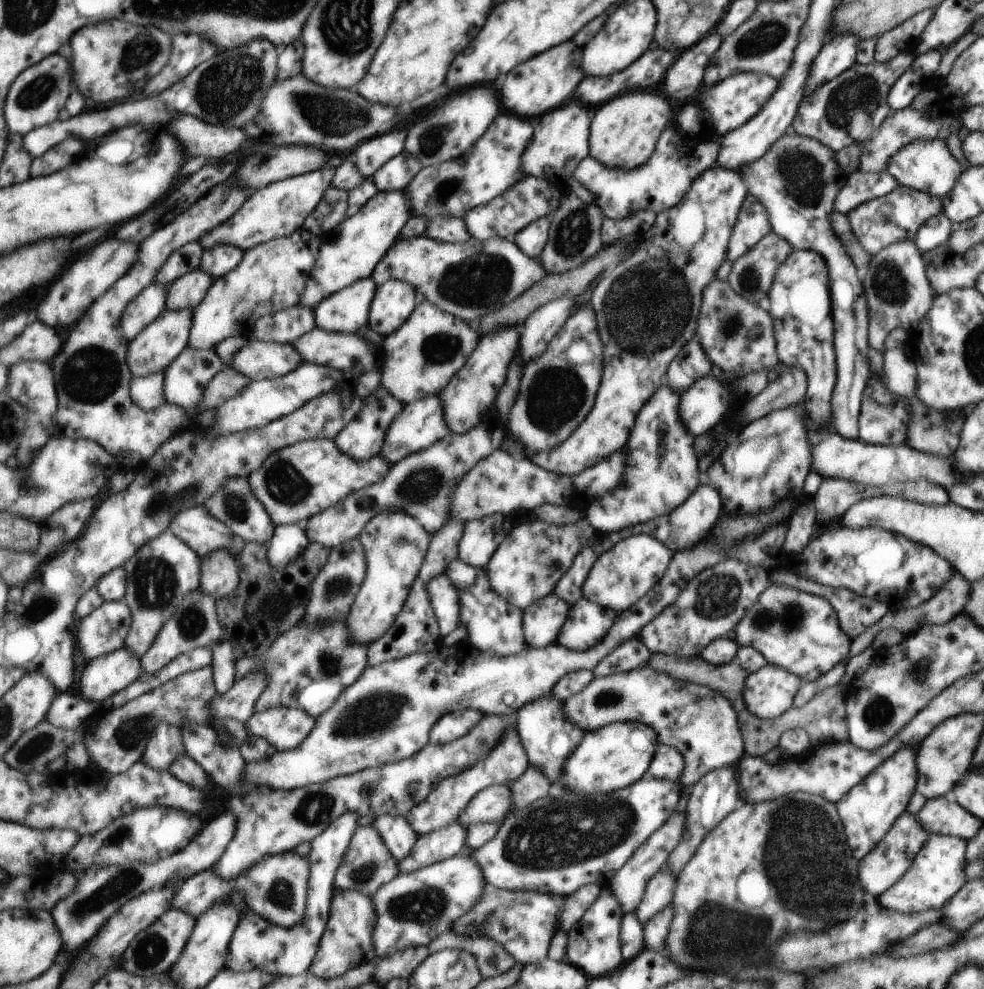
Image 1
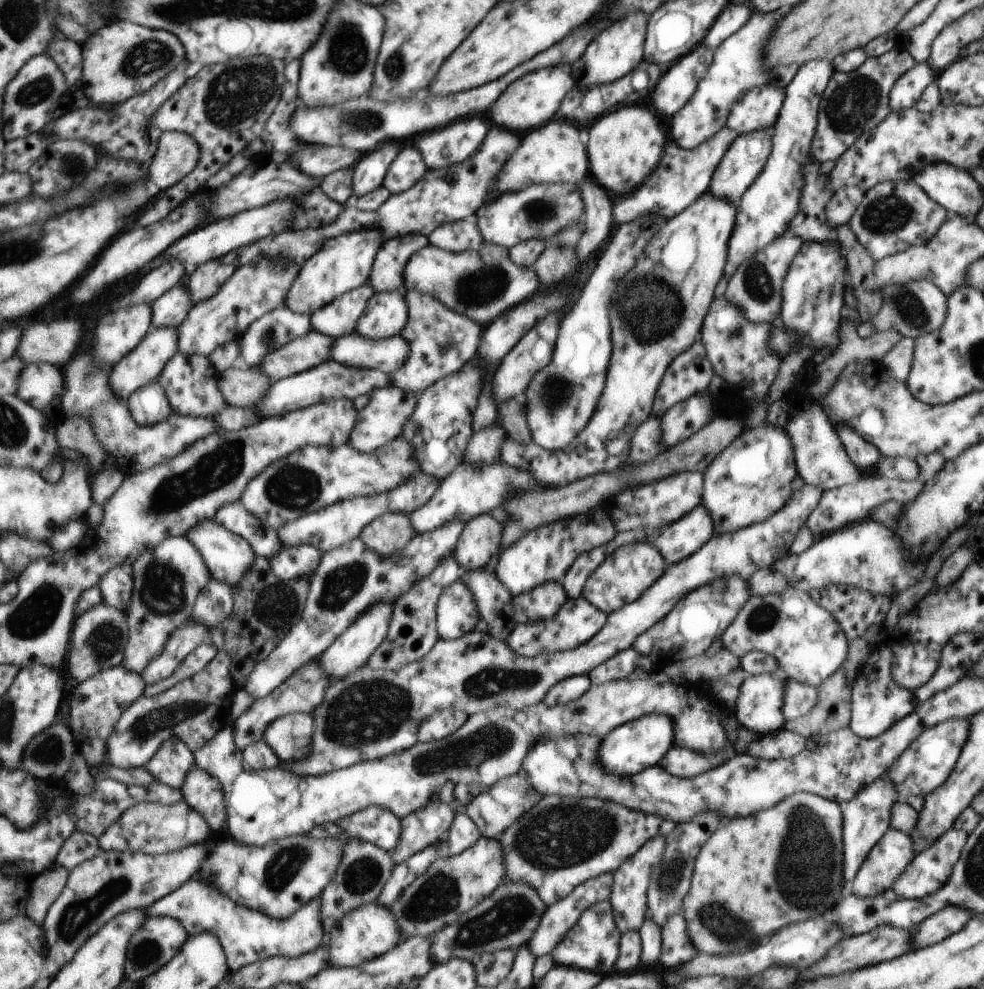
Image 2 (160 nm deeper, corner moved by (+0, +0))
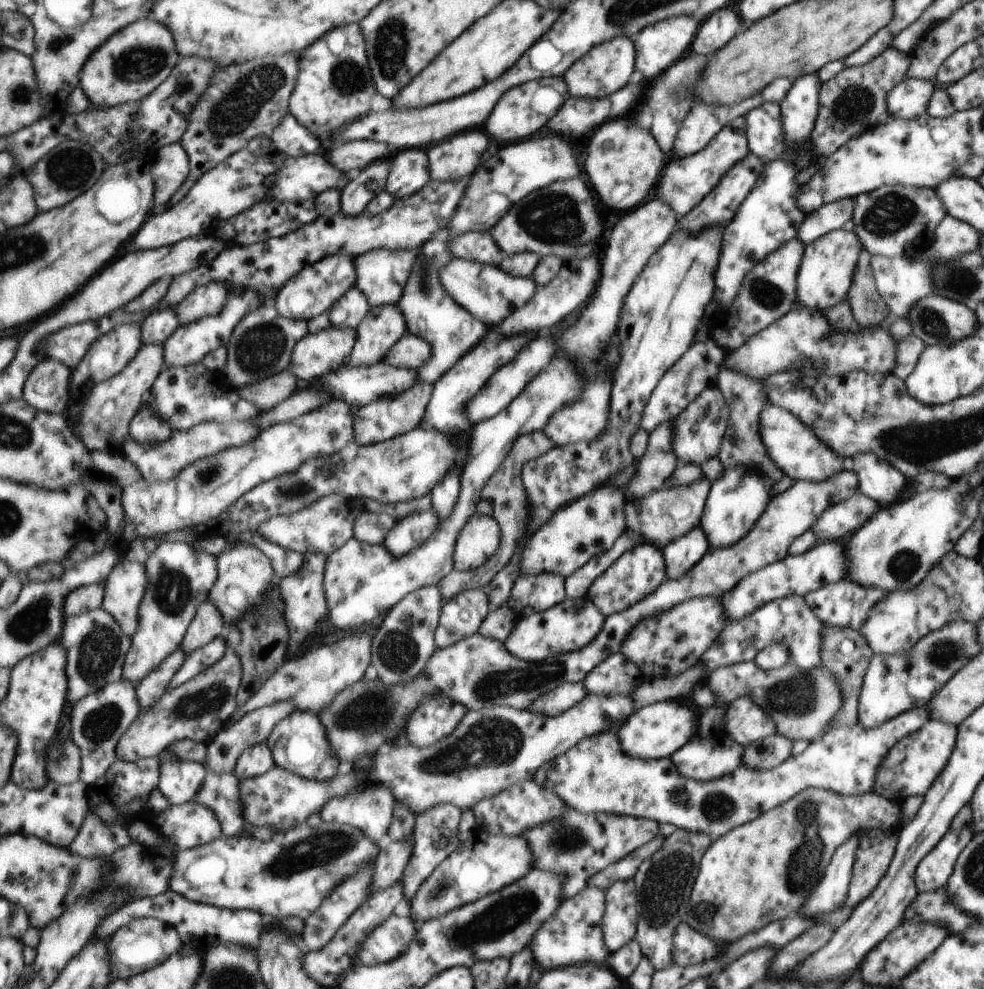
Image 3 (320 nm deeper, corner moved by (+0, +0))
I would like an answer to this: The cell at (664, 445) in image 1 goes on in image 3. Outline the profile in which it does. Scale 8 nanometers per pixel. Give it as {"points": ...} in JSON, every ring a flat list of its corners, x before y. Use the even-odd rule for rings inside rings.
{"points":[[697,480,689,486,673,486,673,488,663,488,657,490,653,494,649,494,649,498,641,498,639,502,629,503,626,510,627,515,624,522,627,524,627,530,639,534,645,543,655,544,655,546,665,546,671,540,677,540,681,536,685,536,691,528,695,528,699,524,699,516,703,512,703,502,709,490,709,482],[637,508,637,514,633,514,633,510]]}

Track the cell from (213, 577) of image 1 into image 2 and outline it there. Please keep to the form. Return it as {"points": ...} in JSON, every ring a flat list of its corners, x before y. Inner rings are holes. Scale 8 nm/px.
{"points":[[213,579,200,594,192,618,209,630,225,622,234,609,235,587]]}

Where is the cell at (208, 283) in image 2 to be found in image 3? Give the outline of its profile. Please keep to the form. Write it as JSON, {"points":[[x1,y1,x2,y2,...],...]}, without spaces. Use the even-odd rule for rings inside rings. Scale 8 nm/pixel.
{"points":[[209,282,197,286,188,298,178,307,181,325,191,324,205,316,220,316,229,300,230,288,225,282]]}

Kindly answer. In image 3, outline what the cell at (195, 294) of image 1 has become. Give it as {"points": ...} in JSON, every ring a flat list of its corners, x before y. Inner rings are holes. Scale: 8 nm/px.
{"points":[[171,308,153,310,142,325,143,345,165,344,181,326,178,312]]}

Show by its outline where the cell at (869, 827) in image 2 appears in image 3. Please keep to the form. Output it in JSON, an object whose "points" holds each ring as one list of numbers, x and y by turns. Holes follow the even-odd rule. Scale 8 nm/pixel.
{"points":[[860,832,849,836,848,841,841,845,828,868,824,877,813,888,813,894,805,900,799,913,805,916,823,916,823,912,831,912,841,908,847,900,848,888,853,878,852,866,855,861,856,849,860,846]]}

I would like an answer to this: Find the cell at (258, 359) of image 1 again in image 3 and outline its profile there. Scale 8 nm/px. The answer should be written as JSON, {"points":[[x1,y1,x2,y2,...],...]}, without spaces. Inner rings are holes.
{"points":[[334,326,321,333,309,333,293,348,290,369,300,383,321,378,347,363,354,341,355,329,351,327]]}

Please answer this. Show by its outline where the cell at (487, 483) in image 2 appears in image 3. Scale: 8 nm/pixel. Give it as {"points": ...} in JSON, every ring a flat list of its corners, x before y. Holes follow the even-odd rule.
{"points":[[433,508,407,514,405,518,395,520,397,524,389,530,389,538,386,536,381,545,391,556,399,558,401,554,407,554,409,550,419,546,425,538,429,538,438,521,439,518,435,516]]}

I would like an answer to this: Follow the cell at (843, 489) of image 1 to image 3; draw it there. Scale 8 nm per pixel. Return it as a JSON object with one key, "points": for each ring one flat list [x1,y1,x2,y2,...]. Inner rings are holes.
{"points":[[858,492,847,500,825,508,820,518,813,522,811,532,815,534,817,542,837,541,839,538,846,540,853,530,871,518,873,512,877,512,877,504]]}

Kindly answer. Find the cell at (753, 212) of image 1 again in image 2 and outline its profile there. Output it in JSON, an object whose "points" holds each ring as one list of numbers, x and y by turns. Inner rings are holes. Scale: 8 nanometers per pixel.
{"points":[[831,59,809,61,798,67,796,76,783,88,783,108,772,128,771,156,763,172,746,190,737,207,737,226,732,226,733,238,729,241,729,266,725,266,725,280,731,277,743,261,753,258,777,237,789,230,792,218,798,212,798,201,803,177,801,168,810,158,810,147,819,118,823,92,832,78]]}

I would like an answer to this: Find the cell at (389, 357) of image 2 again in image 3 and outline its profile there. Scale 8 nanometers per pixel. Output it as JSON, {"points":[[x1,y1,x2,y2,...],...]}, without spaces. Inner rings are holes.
{"points":[[408,332,388,351,383,363,393,368,417,369,429,358,428,346,425,340]]}

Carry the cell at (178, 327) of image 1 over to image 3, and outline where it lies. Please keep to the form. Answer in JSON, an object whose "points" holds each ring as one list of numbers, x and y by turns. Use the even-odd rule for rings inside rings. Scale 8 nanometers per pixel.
{"points":[[145,344,136,358,121,370,120,374,95,385,83,401,80,417,76,418,76,431,91,451,123,454,123,446,129,438,129,426,143,406,143,398,149,396,166,366,165,344]]}

